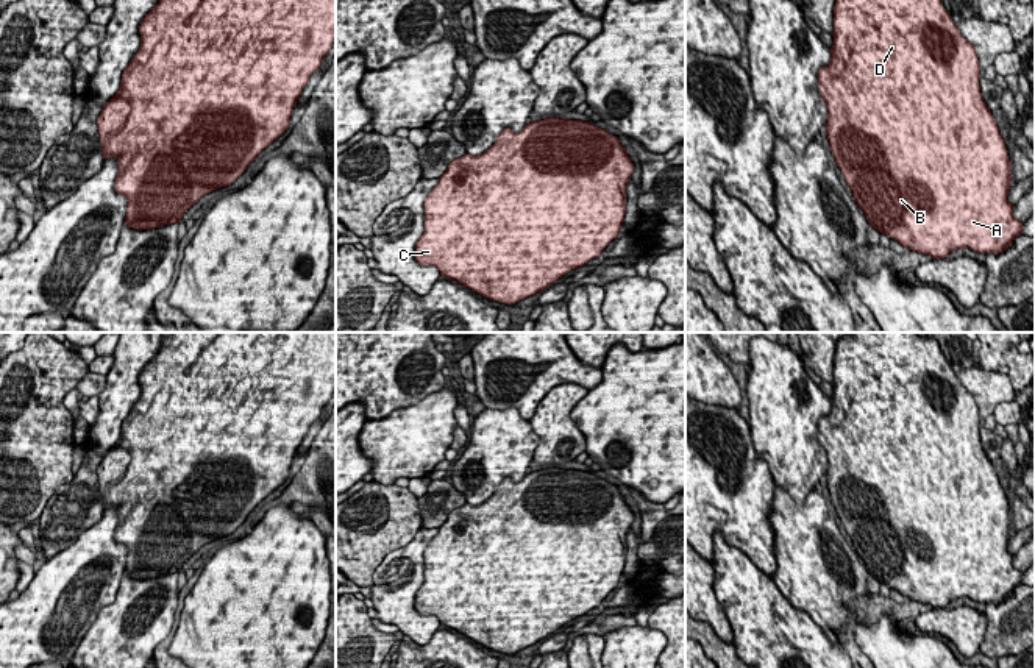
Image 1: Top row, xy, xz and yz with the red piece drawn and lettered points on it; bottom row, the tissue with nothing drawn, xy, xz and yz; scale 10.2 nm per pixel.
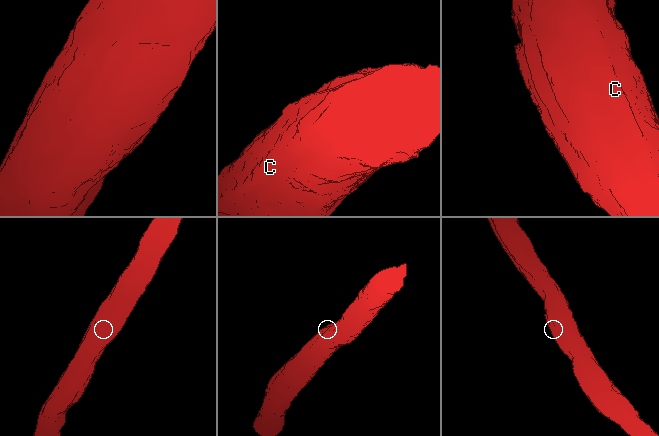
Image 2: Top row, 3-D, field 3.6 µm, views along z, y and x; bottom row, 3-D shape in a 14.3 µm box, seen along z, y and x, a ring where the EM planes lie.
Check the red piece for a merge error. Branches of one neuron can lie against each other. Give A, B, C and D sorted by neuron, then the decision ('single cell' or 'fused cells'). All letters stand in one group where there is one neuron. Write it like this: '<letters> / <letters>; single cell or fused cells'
A B C D; single cell

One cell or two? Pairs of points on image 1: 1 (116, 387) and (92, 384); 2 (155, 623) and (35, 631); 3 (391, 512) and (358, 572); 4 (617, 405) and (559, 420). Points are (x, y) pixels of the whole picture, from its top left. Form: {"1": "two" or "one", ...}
{"1": "two", "2": "two", "3": "one", "4": "two"}

